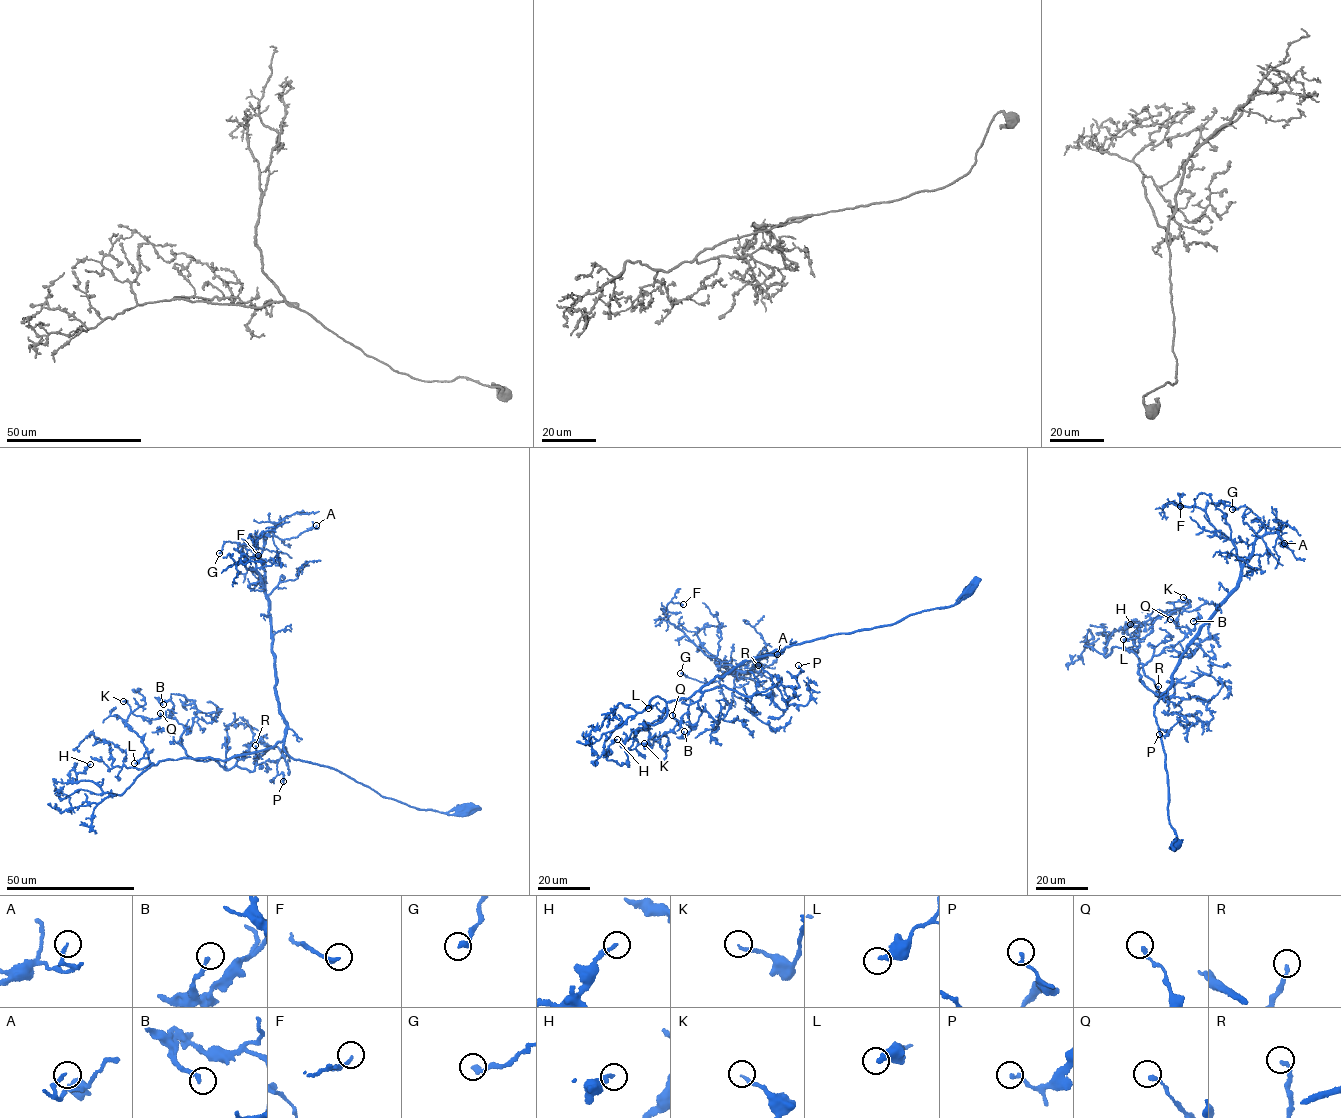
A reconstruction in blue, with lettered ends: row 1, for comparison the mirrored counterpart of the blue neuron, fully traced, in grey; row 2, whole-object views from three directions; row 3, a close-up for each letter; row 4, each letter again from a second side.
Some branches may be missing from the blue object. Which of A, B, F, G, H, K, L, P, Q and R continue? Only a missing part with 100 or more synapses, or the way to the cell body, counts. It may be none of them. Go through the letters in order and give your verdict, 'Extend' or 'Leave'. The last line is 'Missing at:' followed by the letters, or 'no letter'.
A: Leave
B: Leave
F: Leave
G: Leave
H: Leave
K: Leave
L: Leave
P: Leave
Q: Leave
R: Leave
Missing at: no letter

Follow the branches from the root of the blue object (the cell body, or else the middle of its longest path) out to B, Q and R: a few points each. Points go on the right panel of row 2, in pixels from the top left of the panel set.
B: (1175, 842), (1153, 714), (1164, 693), (1141, 682), (1137, 665), (1183, 640), (1200, 616), (1193, 621)
Q: (1175, 842), (1153, 714), (1164, 693), (1141, 682), (1128, 651), (1155, 619), (1179, 610), (1177, 625), (1170, 619)
R: (1175, 842), (1153, 714), (1164, 693), (1141, 682), (1138, 664), (1167, 714), (1181, 710), (1155, 695), (1158, 686)

